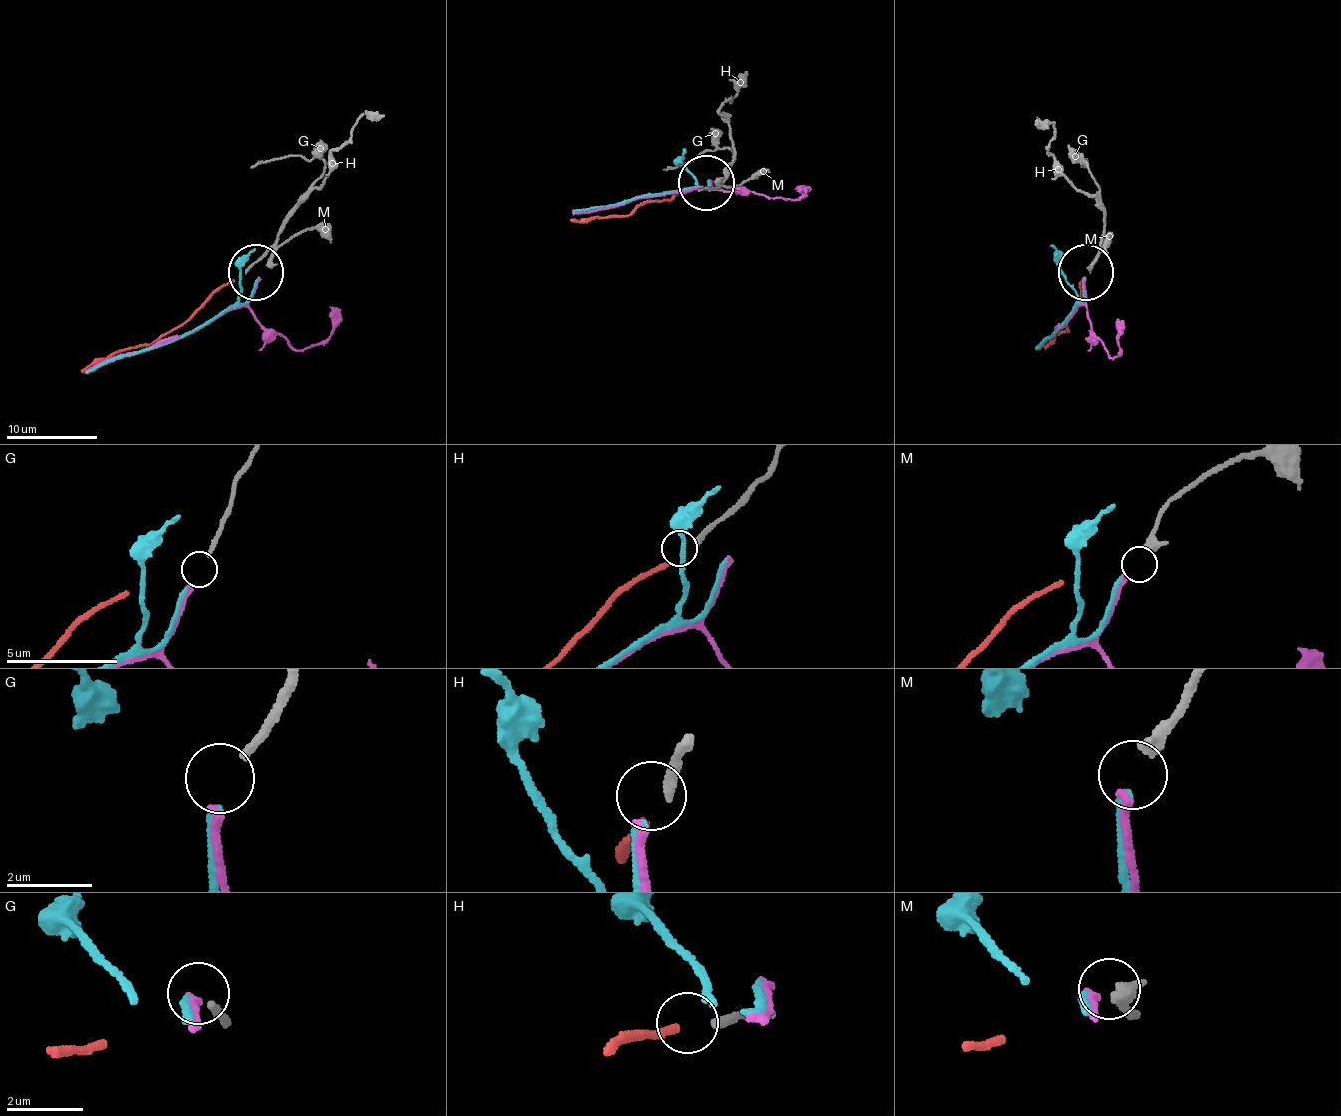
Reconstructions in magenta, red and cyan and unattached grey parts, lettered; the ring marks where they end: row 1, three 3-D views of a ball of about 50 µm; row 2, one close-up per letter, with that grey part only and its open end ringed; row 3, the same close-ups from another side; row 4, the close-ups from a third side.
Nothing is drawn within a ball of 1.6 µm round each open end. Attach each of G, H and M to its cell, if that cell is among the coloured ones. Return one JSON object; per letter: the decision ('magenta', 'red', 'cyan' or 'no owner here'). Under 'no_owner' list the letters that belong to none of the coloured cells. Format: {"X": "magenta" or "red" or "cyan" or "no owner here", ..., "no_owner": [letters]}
{"G": "cyan", "H": "red", "M": "magenta", "no_owner": []}

